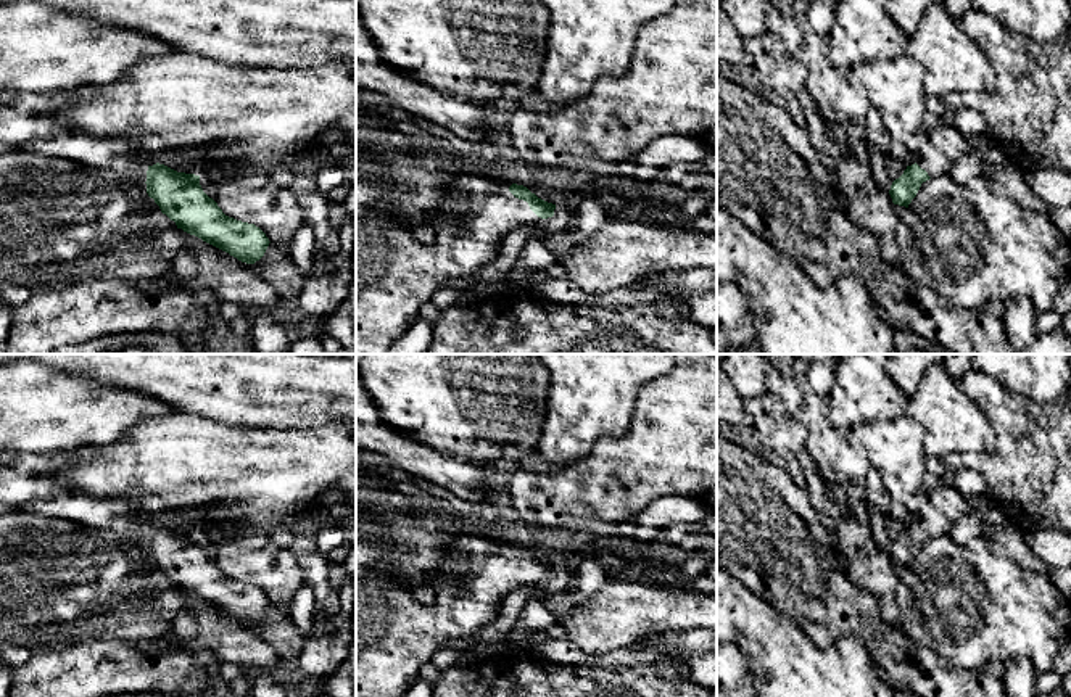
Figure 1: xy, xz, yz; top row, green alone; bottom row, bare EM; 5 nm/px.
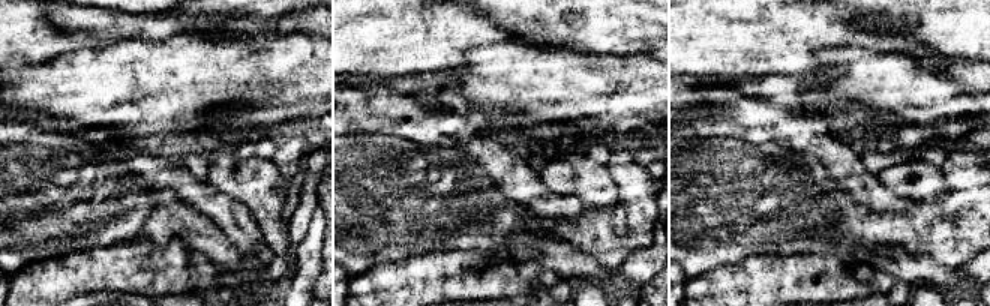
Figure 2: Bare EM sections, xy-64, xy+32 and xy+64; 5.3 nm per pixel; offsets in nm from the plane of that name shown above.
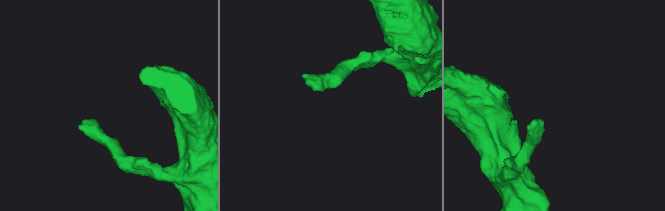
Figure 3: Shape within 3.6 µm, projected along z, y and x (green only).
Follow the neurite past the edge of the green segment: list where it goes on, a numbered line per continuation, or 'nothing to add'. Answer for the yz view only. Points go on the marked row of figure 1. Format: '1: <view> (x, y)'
1: yz (936, 150)

